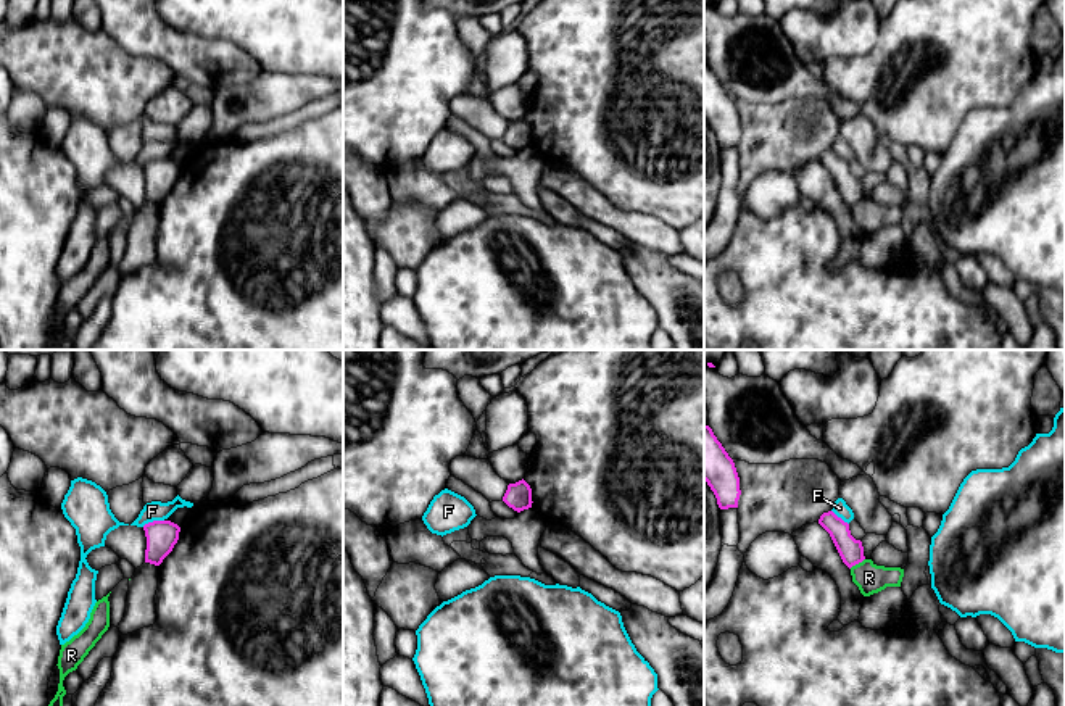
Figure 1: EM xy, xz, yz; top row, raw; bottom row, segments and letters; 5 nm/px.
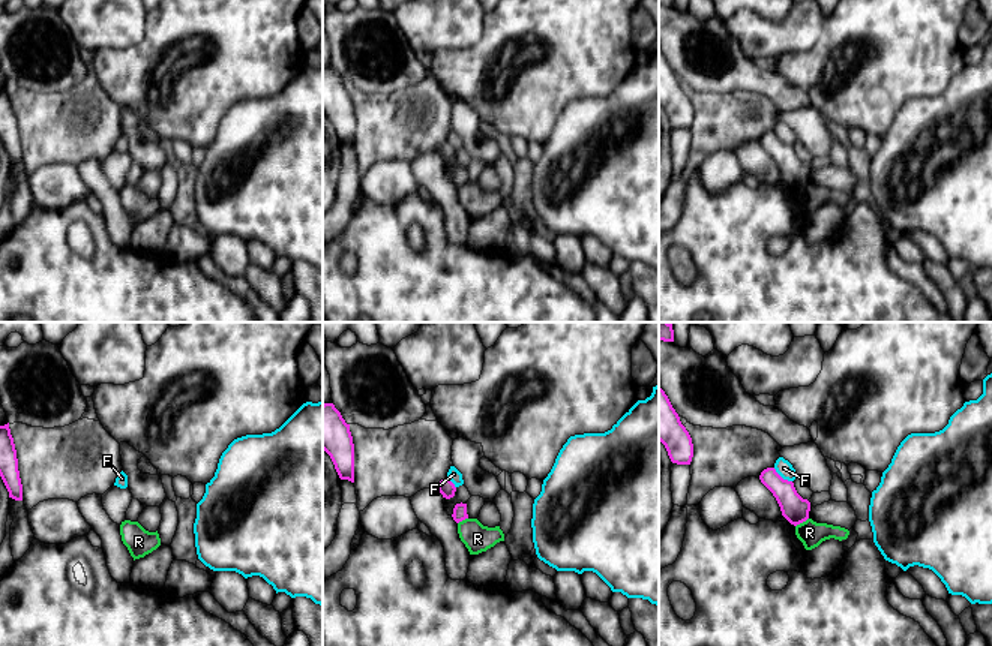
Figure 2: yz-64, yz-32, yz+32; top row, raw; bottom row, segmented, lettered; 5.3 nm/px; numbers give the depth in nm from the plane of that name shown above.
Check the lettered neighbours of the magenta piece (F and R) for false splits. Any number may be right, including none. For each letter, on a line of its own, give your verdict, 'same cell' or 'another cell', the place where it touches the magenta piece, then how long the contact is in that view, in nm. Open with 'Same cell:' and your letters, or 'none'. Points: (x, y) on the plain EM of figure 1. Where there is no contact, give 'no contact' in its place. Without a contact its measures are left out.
Same cell: none
F: another cell | xy (153, 160) | 120 nm
R: another cell | yz (856, 202) | 90 nm

